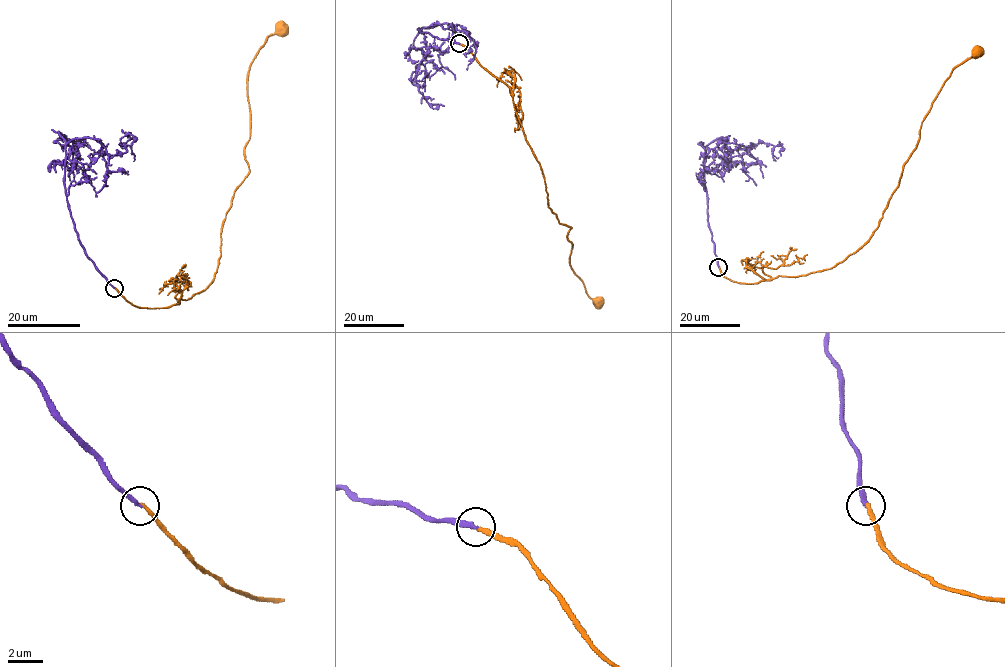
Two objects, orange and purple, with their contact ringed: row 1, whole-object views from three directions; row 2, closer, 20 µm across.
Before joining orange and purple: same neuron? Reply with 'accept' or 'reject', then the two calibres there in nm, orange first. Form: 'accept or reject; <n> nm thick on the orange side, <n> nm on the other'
reject; 190 nm thick on the orange side, 220 nm on the other

